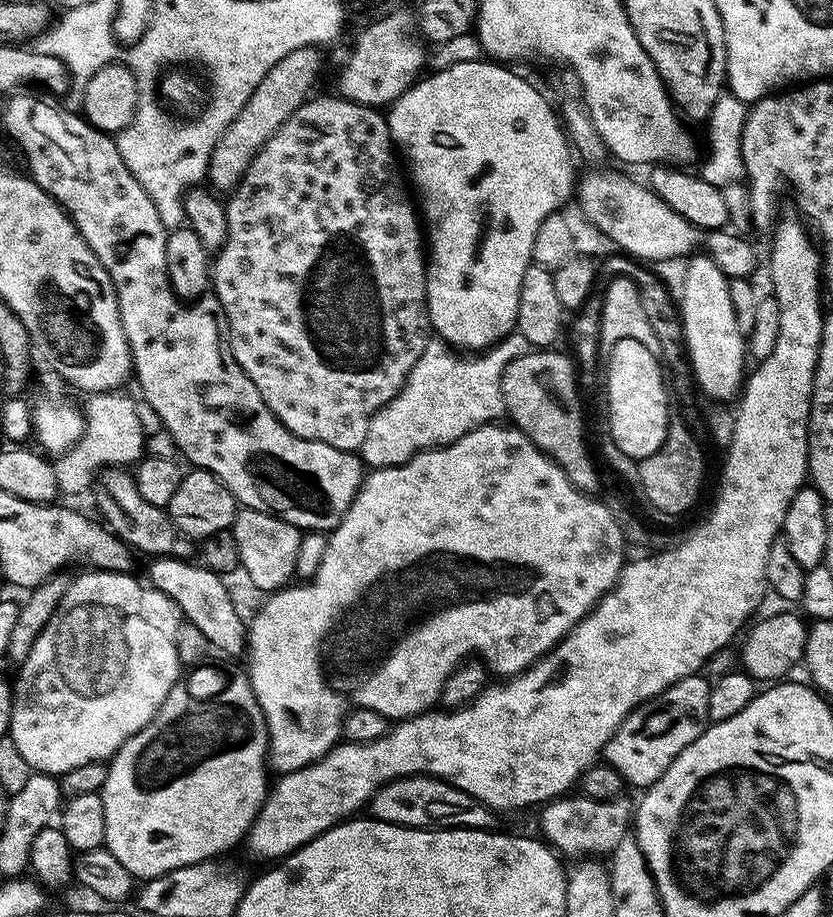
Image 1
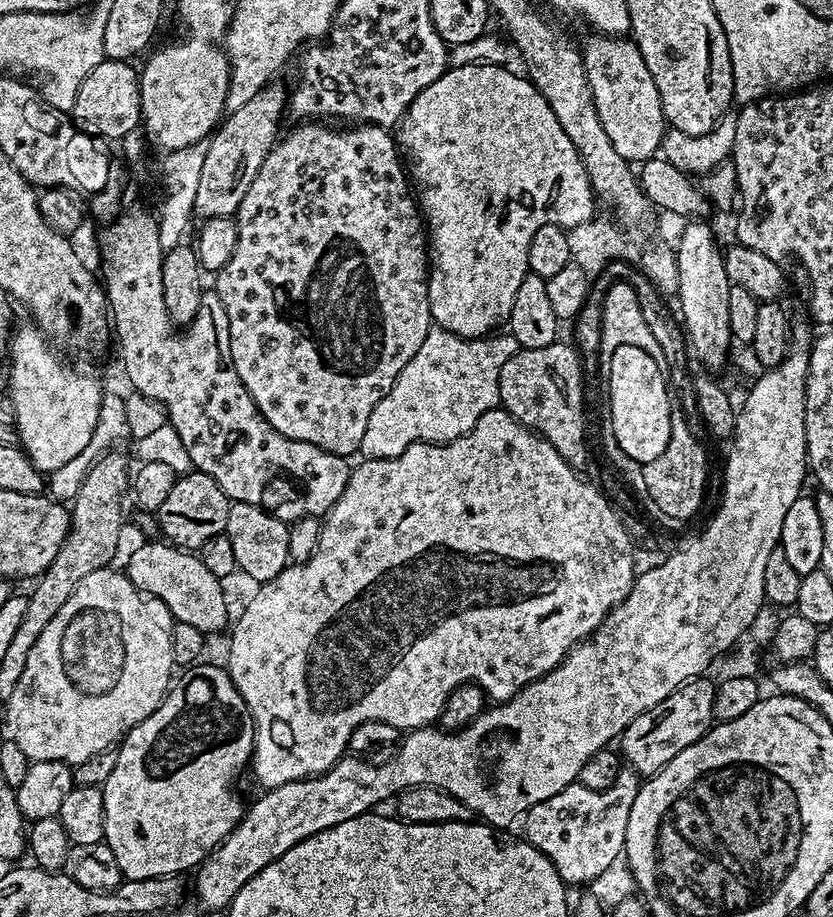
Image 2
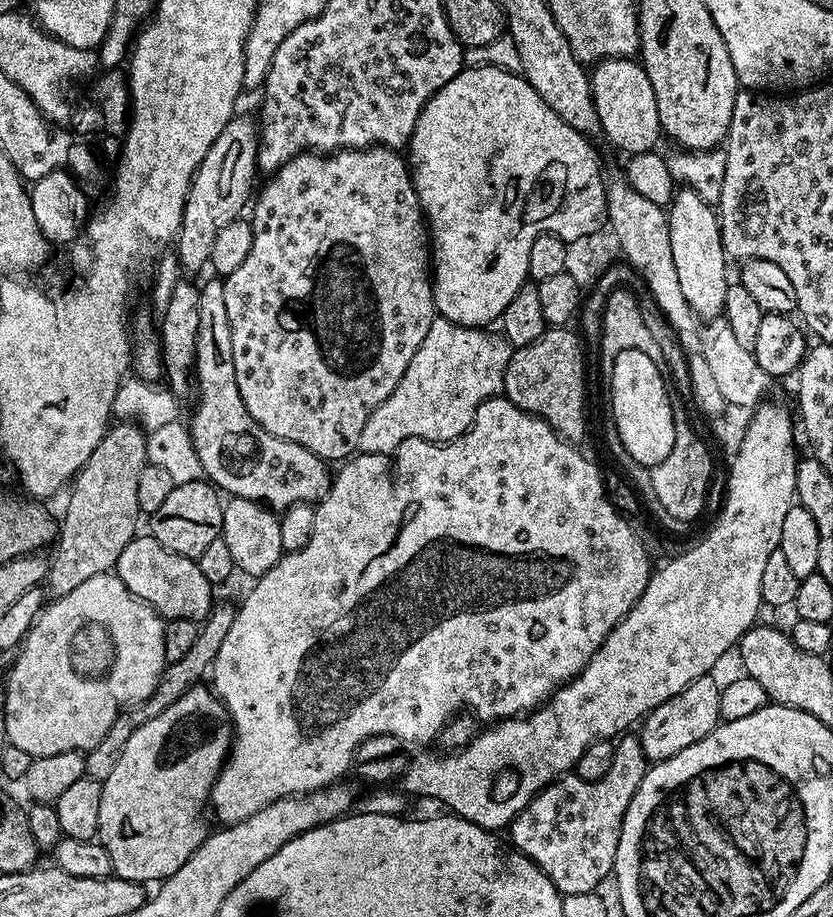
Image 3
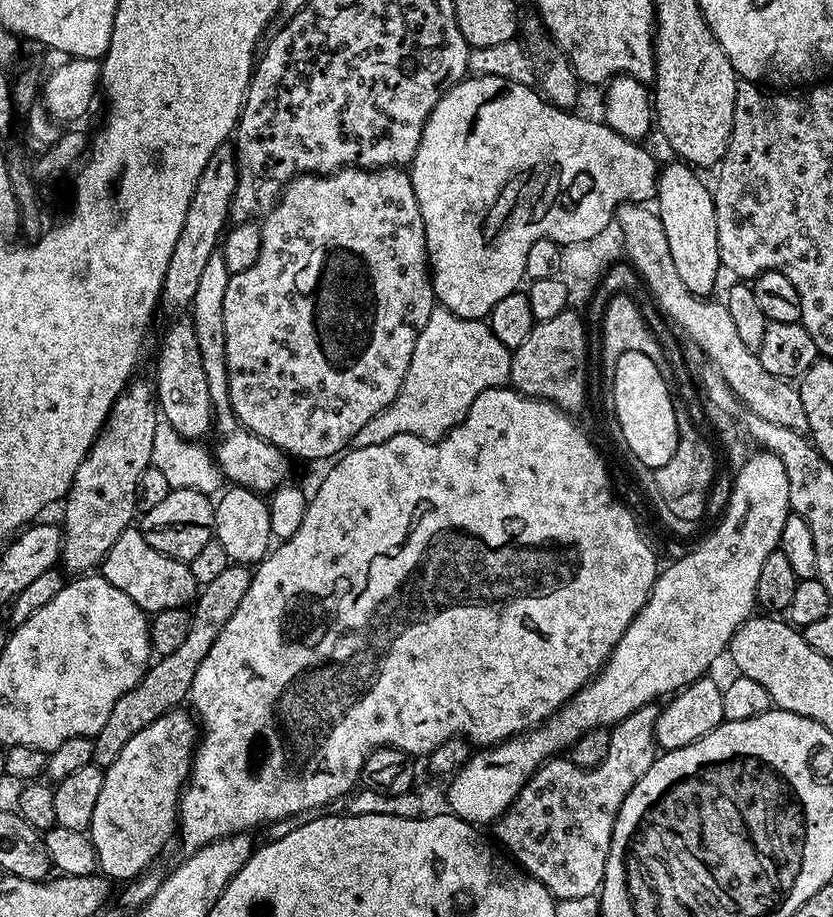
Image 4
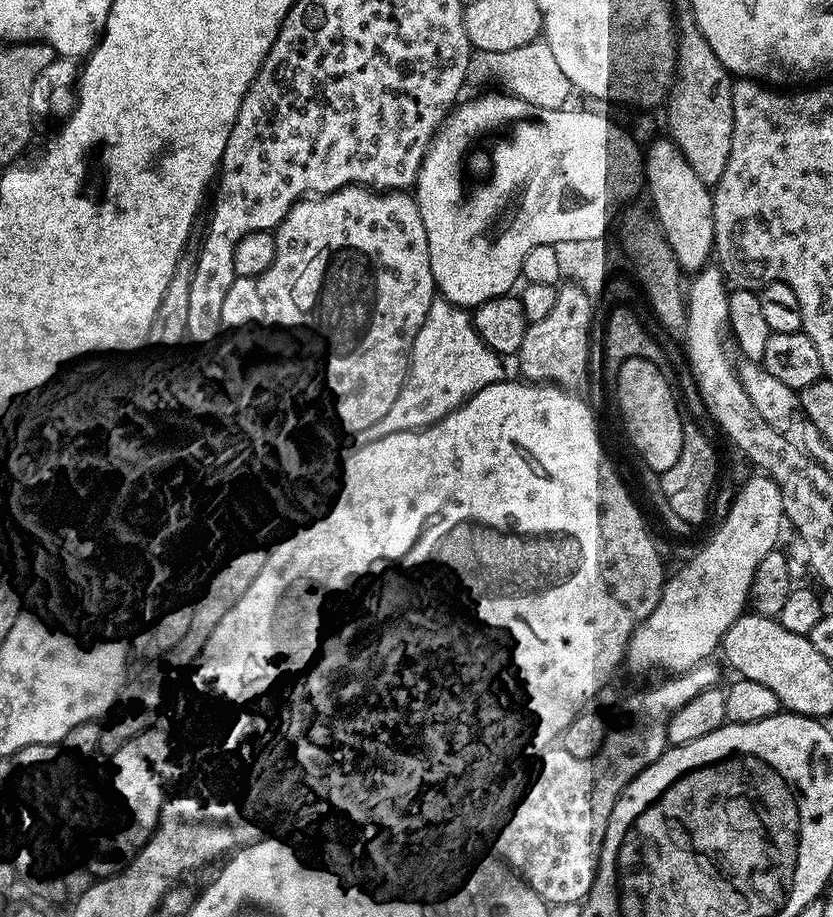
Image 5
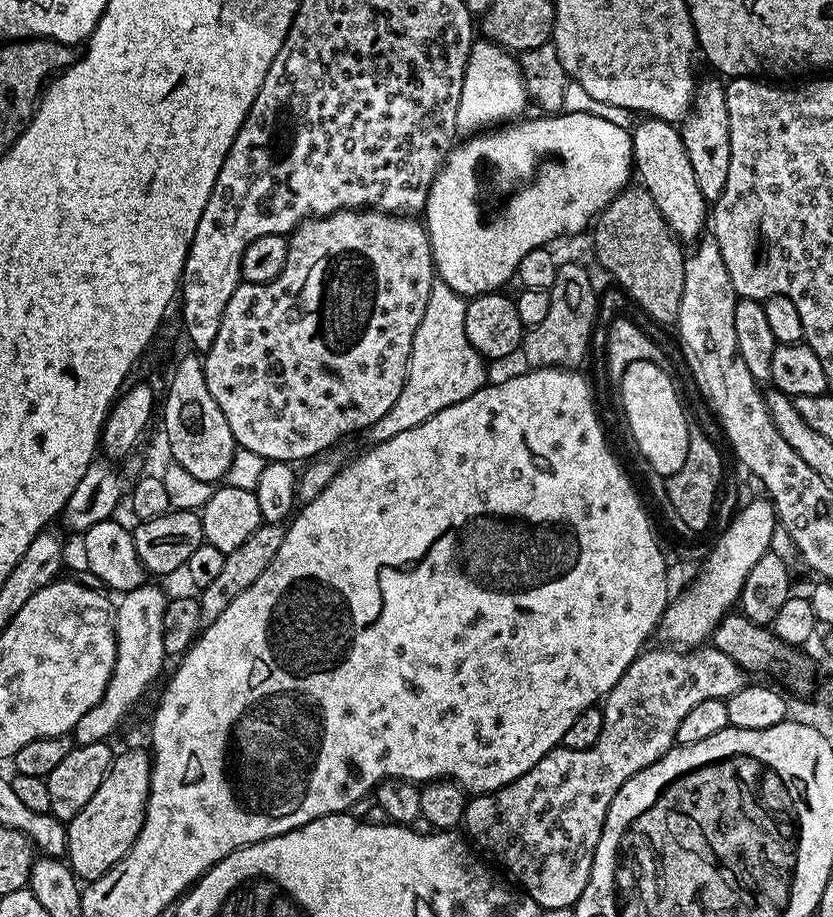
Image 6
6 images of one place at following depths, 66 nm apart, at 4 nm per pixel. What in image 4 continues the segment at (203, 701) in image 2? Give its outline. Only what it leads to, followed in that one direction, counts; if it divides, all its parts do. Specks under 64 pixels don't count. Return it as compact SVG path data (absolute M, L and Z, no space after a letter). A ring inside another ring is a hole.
M177 710L174 712L167 712L162 718L158 718L154 722L150 722L150 726L146 726L146 730L138 730L138 734L134 734L134 738L130 738L130 742L126 742L126 747L123 748L122 754L118 754L118 758L110 765L109 768L104 769L104 781L102 782L102 794L98 794L98 802L94 806L94 818L92 819L92 827L90 835L92 837L92 845L96 848L98 860L100 862L99 871L103 873L109 881L127 882L136 879L137 876L147 873L148 868L160 856L160 851L167 846L178 832L178 809L180 807L181 795L192 775L192 762L196 755L198 747L198 724L194 719L191 711Z

